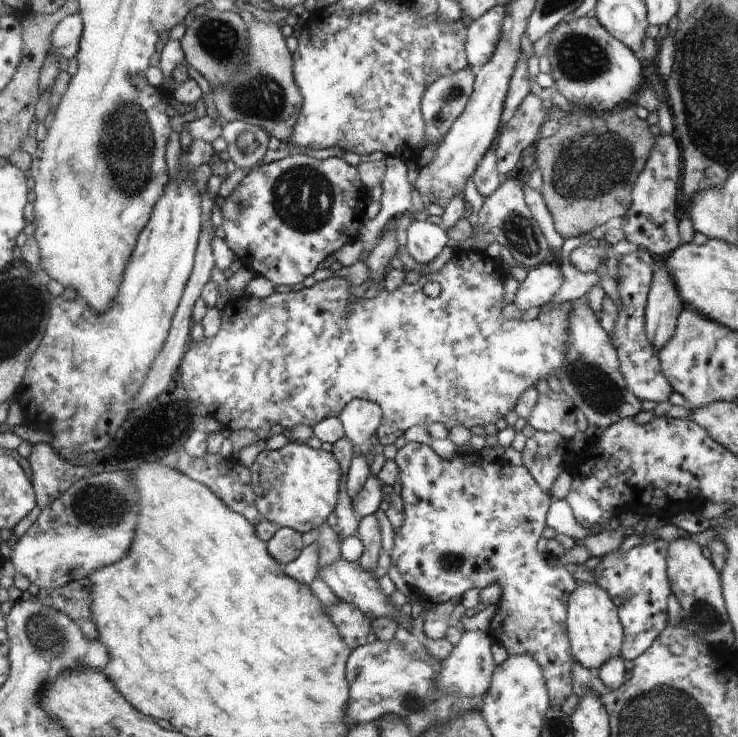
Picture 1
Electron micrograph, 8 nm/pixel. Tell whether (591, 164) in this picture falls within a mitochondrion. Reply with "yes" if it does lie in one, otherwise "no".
yes

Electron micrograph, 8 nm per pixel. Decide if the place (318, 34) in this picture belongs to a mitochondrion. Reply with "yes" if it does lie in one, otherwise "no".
no

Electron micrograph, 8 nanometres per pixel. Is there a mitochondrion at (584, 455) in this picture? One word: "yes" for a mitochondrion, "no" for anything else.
no

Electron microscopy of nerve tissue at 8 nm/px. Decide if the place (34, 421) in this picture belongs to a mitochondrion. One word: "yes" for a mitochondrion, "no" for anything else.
no

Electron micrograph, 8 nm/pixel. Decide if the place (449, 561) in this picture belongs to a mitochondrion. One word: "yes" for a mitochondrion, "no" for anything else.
yes

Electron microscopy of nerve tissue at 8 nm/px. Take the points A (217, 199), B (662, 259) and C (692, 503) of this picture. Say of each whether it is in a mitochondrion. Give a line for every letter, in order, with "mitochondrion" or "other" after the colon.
A: other
B: other
C: other

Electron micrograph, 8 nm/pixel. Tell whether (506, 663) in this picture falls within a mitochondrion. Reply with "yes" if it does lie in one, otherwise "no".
no

